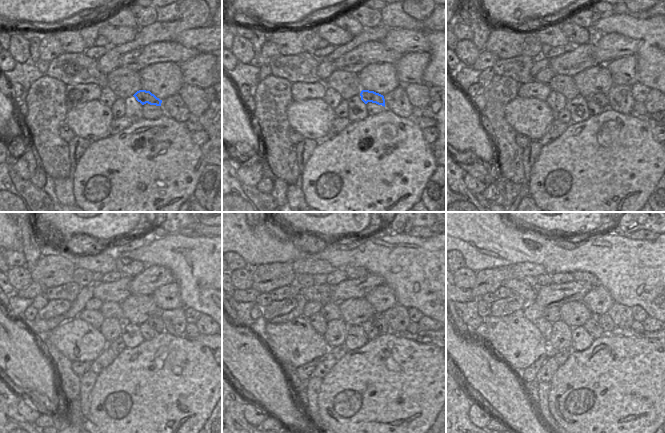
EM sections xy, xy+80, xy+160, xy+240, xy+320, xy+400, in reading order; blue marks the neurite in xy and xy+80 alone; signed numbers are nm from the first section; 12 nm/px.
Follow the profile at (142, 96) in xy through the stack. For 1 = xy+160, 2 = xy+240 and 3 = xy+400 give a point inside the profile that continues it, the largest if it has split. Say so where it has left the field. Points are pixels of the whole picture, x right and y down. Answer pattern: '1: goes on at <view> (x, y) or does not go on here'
1: goes on at xy+160 (601, 99)
2: goes on at xy+240 (155, 322)
3: goes on at xy+400 (605, 321)

